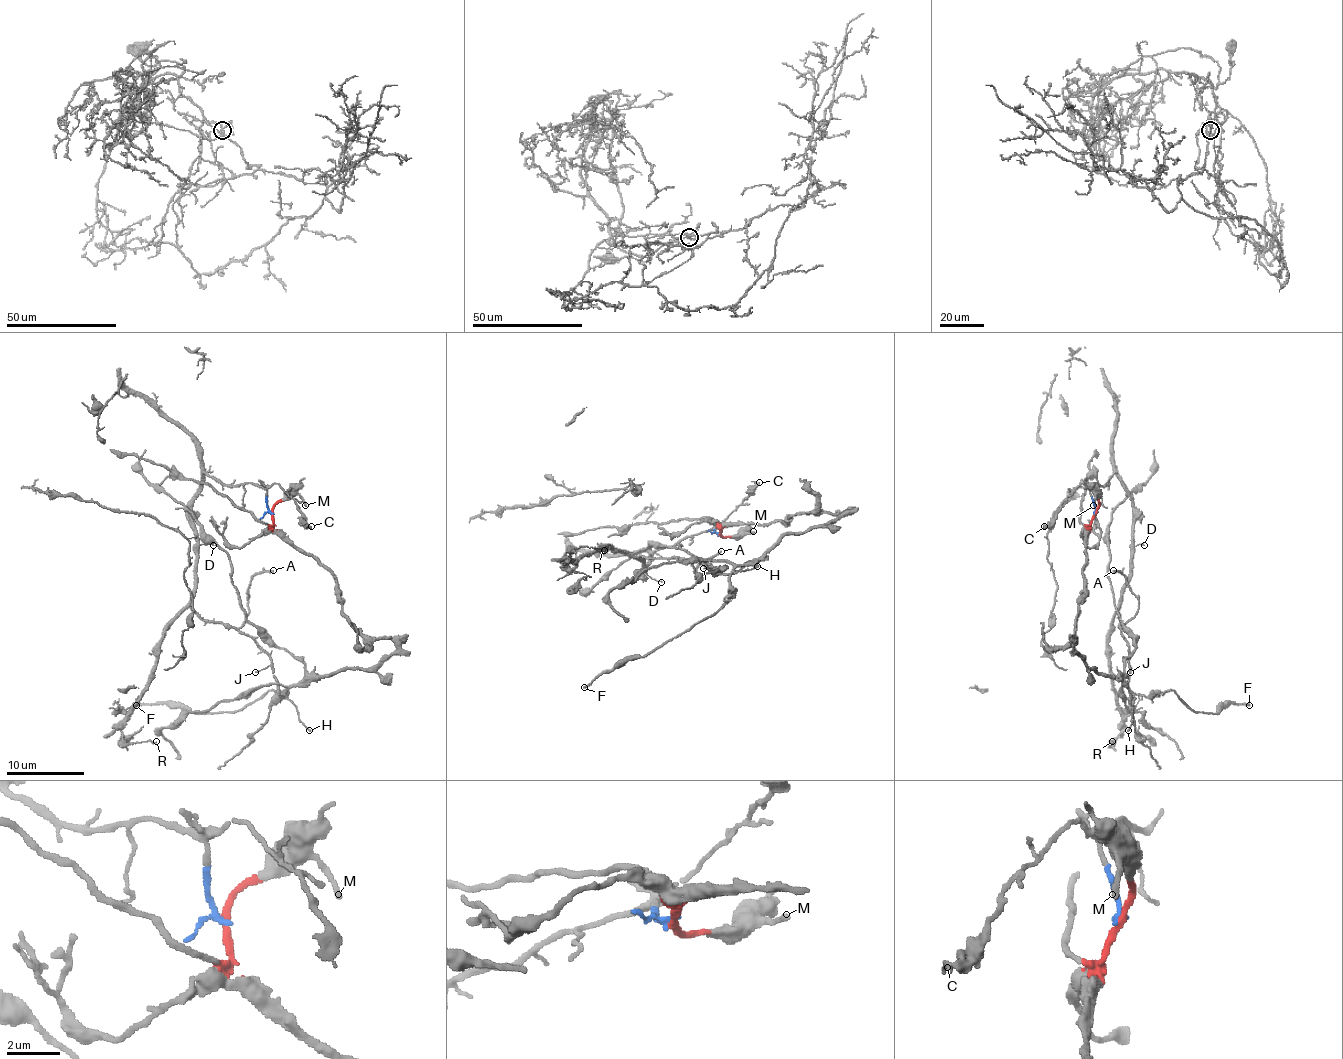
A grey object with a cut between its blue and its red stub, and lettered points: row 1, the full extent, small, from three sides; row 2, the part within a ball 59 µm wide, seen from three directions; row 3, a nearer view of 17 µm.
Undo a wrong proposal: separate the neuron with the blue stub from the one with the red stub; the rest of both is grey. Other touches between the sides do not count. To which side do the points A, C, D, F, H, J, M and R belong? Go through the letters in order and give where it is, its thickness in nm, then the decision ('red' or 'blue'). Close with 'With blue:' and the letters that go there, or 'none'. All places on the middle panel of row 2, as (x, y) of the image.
A: place (721, 551); calibre 190 nm; blue
C: place (759, 482); calibre 240 nm; blue
D: place (661, 582); calibre 90 nm; blue
F: place (584, 687); calibre 220 nm; red
H: place (757, 566); calibre 130 nm; red
J: place (703, 568); calibre 100 nm; blue
M: place (753, 531); calibre 200 nm; red
R: place (604, 550); calibre 110 nm; blue
With blue: A, C, D, J, R

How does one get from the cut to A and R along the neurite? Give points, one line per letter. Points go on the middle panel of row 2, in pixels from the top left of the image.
A: (719, 532), (691, 534), (654, 552), (640, 572), (638, 558), (685, 558), (695, 575), (697, 566), (720, 550)
R: (719, 532), (691, 534), (654, 552), (644, 570), (627, 552), (609, 546), (570, 560), (576, 548), (603, 550)

